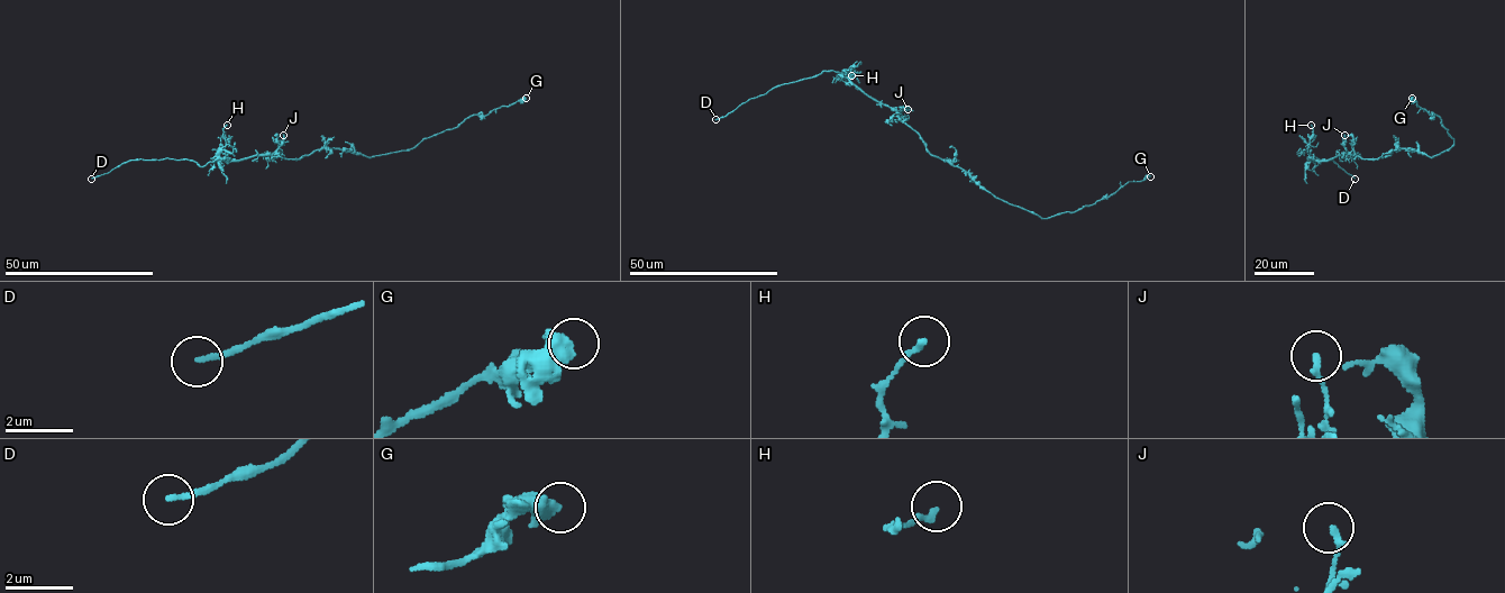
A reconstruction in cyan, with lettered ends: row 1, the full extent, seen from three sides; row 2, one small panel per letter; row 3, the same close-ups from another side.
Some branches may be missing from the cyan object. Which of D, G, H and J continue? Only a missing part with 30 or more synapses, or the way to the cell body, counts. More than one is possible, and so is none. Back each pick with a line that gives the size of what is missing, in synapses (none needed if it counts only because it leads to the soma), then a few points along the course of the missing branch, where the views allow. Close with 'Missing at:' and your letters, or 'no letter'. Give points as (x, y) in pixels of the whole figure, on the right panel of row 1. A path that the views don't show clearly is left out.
Missing at: D

